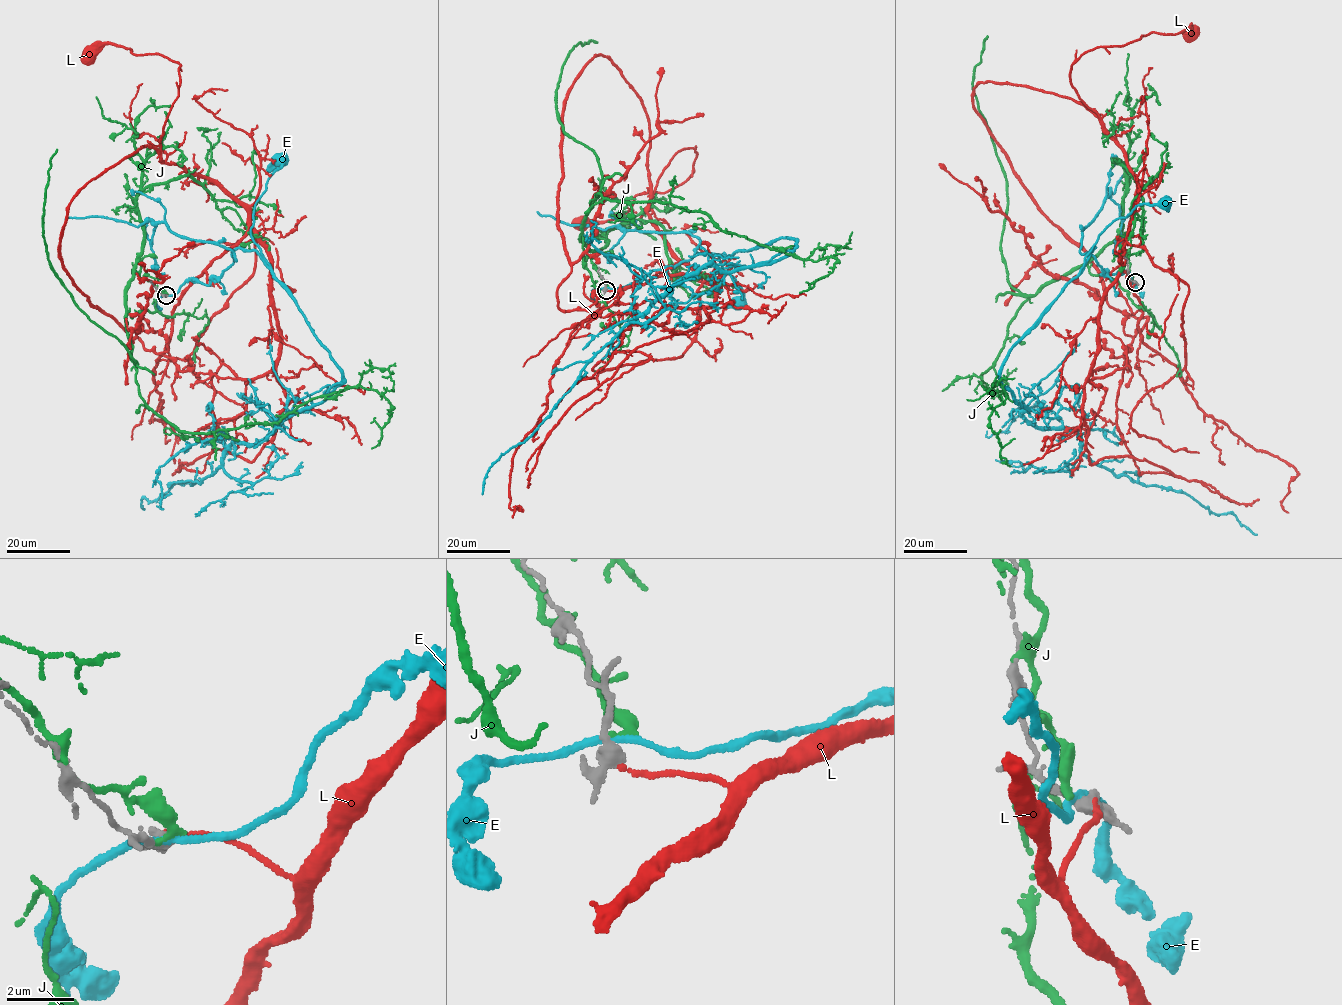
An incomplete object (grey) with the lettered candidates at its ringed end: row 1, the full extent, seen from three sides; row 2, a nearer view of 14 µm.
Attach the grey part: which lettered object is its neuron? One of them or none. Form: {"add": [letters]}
{"add": ["L"]}

